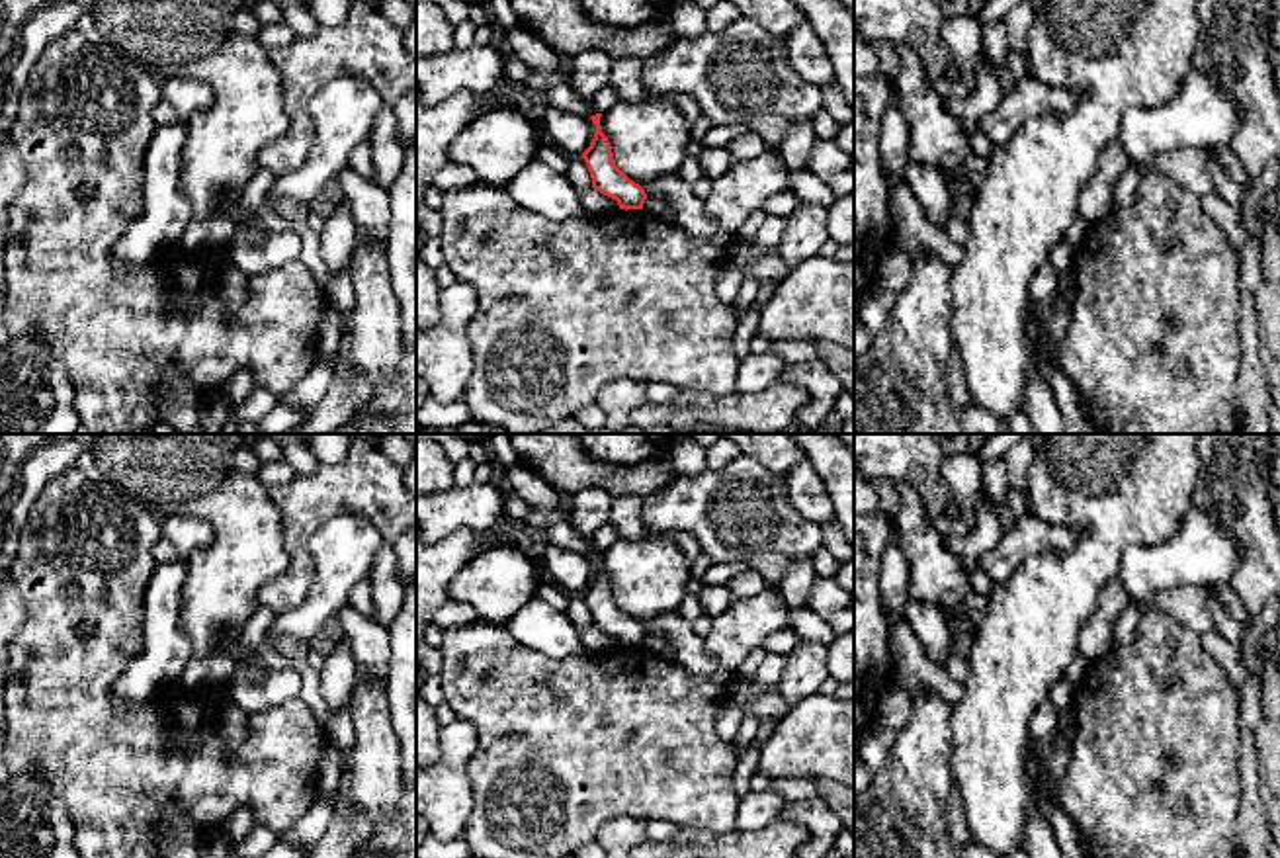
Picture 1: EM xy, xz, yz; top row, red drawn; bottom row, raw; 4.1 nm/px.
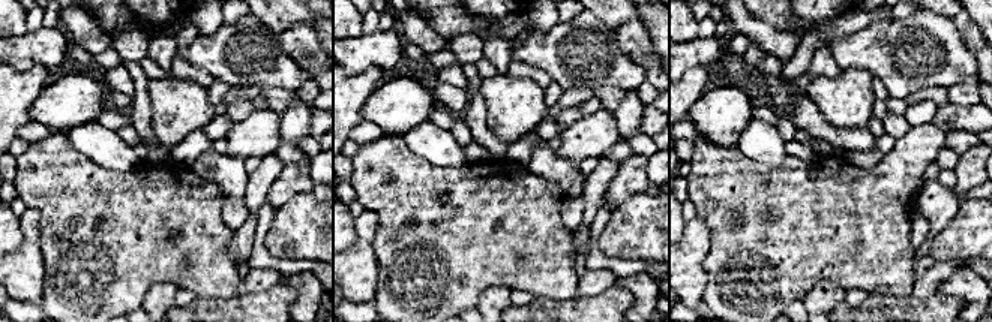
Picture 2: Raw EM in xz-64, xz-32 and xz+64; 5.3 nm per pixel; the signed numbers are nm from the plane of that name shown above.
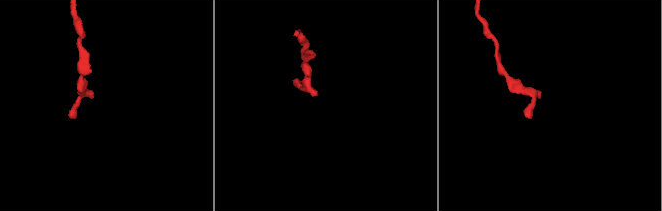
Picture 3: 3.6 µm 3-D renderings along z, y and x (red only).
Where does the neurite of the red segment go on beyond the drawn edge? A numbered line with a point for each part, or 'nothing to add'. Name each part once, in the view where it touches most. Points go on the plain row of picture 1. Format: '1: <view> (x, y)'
nothing to add

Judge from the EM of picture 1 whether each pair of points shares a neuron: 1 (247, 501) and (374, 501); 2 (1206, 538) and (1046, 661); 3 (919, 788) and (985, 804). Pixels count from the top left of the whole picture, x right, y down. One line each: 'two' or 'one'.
1: two
2: two
3: two

